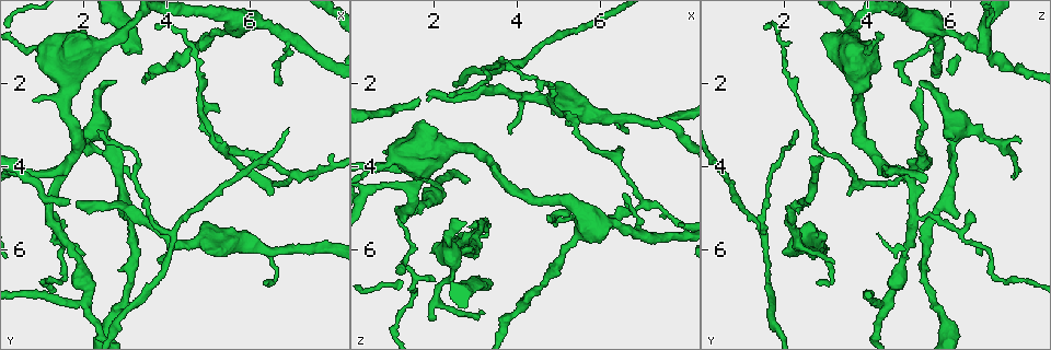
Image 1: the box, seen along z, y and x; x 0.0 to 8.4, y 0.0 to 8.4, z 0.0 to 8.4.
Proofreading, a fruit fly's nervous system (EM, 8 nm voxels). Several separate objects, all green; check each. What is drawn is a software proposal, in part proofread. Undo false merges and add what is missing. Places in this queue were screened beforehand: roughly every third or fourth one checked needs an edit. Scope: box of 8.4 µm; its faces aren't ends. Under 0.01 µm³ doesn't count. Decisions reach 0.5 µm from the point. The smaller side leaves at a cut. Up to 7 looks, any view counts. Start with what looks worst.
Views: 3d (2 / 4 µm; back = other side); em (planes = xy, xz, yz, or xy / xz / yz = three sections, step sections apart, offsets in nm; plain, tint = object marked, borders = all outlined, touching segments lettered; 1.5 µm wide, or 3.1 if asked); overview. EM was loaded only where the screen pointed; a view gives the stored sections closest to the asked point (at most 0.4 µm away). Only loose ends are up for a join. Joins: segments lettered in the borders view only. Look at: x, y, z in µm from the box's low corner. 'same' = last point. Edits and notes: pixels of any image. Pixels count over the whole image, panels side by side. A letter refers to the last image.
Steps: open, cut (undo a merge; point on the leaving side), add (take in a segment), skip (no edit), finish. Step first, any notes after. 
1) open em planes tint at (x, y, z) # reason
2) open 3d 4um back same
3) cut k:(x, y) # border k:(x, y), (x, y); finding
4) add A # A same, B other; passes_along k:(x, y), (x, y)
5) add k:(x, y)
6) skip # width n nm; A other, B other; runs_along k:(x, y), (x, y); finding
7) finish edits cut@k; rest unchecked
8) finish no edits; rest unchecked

open 3d 2um back at (3.40, 1.20, 6.70) # branch stops here

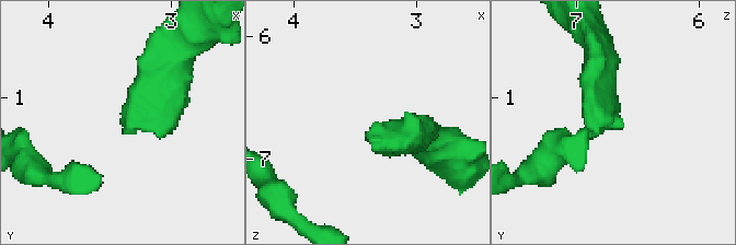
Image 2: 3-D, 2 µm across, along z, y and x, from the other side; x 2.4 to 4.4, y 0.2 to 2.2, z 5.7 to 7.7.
open em planes tint at (3.38, 1.22, 6.76) # shape alone is not enough

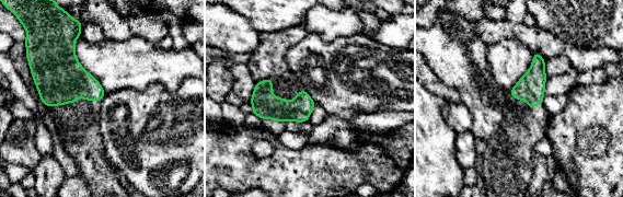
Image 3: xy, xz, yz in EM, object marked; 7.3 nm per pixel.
open em planes borders same

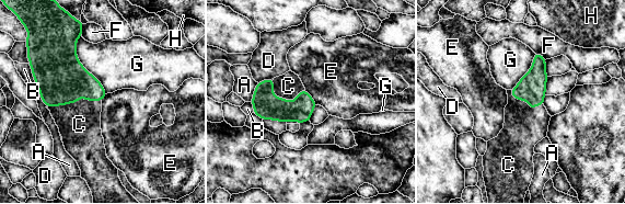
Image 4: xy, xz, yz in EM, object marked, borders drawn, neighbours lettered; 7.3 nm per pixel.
add C # longest_contact G 480 nm; A other, B other, C same, D other, E other, F other, G other, H other; passes_along 4:(61, 79), (74, 102), (79, 124); it goes on there

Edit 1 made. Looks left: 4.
open overview # redraw

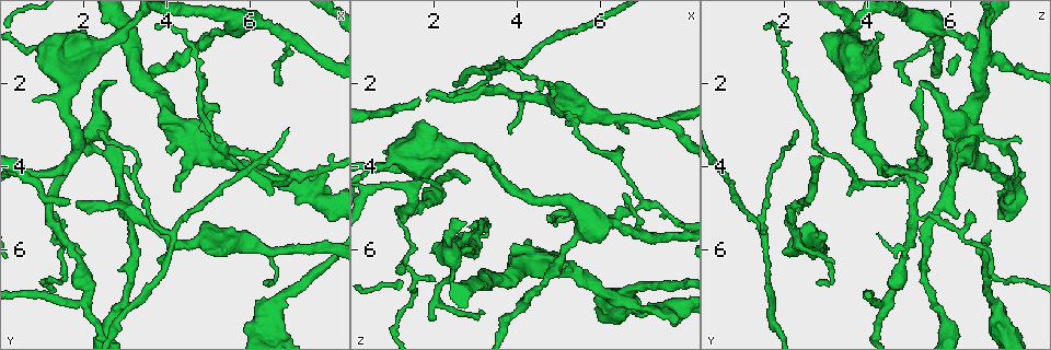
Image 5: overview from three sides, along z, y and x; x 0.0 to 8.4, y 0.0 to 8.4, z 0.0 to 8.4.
open em xy step 8 tint at (2.80, 1.95, 5.25) # free end

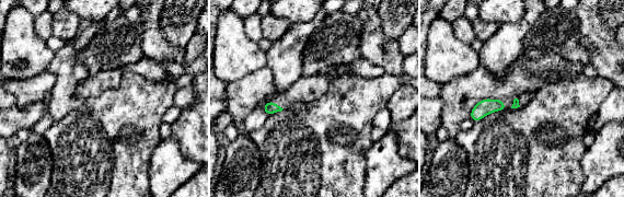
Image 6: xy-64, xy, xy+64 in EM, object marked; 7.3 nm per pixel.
open em xy step 8 borders same

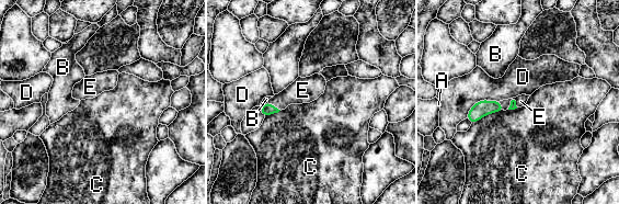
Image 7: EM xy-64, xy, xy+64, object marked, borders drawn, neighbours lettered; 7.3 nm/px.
add E # longest_contact D 280 nm; A other, B other, C other, D other, E same; the cell continues

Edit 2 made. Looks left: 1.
finish edits add@4, add@7; rest unchecked

